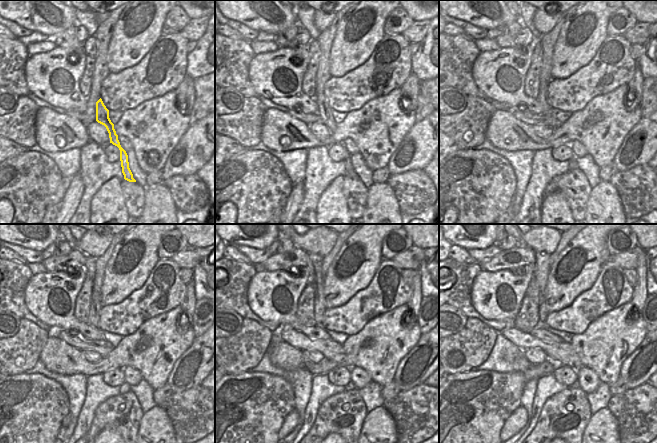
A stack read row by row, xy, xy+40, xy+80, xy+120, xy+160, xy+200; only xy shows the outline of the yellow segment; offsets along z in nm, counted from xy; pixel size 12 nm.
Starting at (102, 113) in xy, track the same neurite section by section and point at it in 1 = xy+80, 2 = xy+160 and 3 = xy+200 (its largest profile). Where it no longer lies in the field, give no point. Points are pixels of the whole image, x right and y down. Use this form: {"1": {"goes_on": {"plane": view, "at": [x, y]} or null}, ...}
{"1": {"goes_on": {"plane": "xy+80", "at": [543, 98]}}, "2": {"goes_on": {"plane": "xy+160", "at": [314, 262]}}, "3": {"goes_on": {"plane": "xy+200", "at": [540, 262]}}}

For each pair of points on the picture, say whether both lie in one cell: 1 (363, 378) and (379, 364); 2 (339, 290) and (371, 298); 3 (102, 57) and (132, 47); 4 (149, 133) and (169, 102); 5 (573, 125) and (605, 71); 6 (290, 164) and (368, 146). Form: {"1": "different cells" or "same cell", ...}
{"1": "different cells", "2": "different cells", "3": "different cells", "4": "same cell", "5": "different cells", "6": "different cells"}

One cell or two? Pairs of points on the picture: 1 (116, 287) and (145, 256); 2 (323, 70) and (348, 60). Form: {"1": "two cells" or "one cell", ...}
{"1": "one cell", "2": "two cells"}

